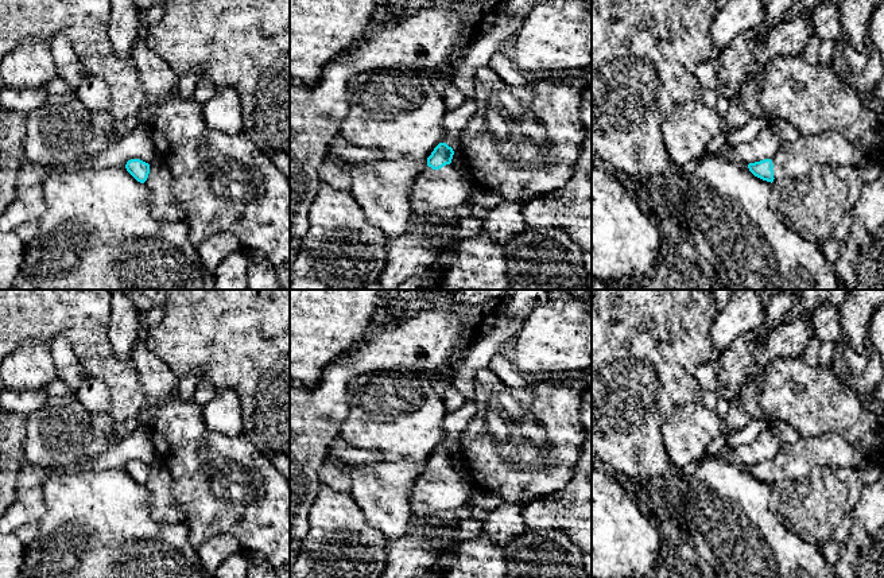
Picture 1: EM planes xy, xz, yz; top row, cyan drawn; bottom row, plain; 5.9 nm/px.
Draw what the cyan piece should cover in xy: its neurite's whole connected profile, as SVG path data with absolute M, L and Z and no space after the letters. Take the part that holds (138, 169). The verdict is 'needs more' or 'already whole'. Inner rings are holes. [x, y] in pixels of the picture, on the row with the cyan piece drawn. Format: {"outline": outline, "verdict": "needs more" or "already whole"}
{"outline": "M140 159L128 160L125 168L140 183L144 183L150 174L150 164Z", "verdict": "already whole"}

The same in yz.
{"outline": "M835 131L800 137L795 143L780 144L771 159L749 163L749 171L767 182L780 176L806 176L815 164L831 168L858 166L866 154Z", "verdict": "needs more"}

